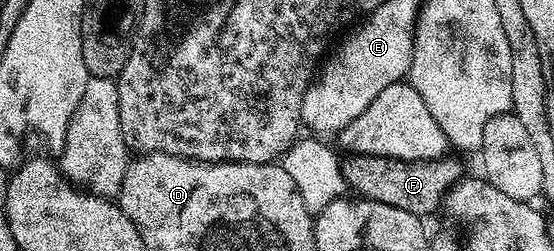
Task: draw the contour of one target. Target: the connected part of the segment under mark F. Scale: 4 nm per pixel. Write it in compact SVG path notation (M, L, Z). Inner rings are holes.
M353 153L342 158L341 172L346 188L352 194L377 203L389 203L389 207L401 207L401 211L409 211L423 219L426 213L440 208L443 197L461 180L465 170L454 155L432 161L406 161Z

